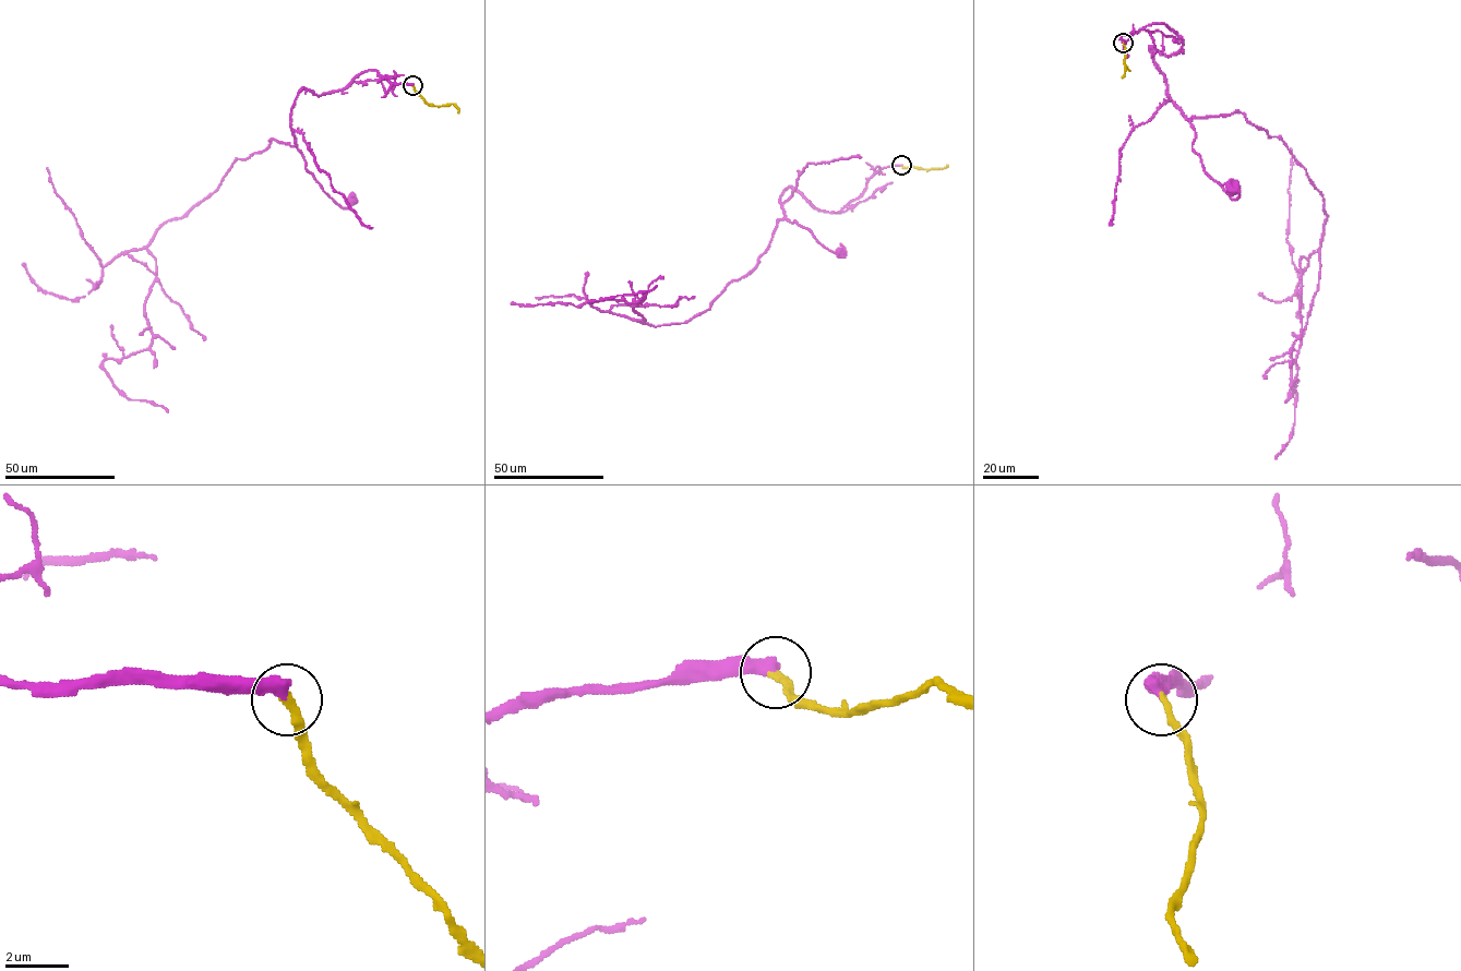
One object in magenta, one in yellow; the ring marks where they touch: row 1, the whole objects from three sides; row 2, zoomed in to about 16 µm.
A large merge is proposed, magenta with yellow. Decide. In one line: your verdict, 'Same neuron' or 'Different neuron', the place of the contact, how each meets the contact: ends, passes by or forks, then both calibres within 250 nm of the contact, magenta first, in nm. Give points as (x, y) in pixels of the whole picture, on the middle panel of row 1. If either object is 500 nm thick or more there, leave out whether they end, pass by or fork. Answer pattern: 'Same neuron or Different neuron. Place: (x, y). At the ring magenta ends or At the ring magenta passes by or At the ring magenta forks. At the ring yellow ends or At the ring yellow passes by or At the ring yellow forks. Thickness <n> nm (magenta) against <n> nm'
Same neuron. Place: (901, 165). At the ring magenta ends. At the ring yellow ends. Thickness 400 nm (magenta) against 240 nm

